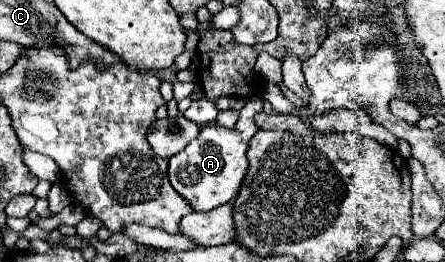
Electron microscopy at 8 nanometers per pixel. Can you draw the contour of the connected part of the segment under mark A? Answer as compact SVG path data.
M259 98L249 100L245 108L239 112L239 120L235 128L225 128L225 126L219 126L217 122L211 122L199 132L195 140L187 144L187 148L171 156L169 182L191 204L195 212L209 212L221 204L227 204L237 196L241 180L249 168L247 156L245 156L249 148L249 140L259 130L253 122L253 116L261 112L261 108L263 108L263 102Z

